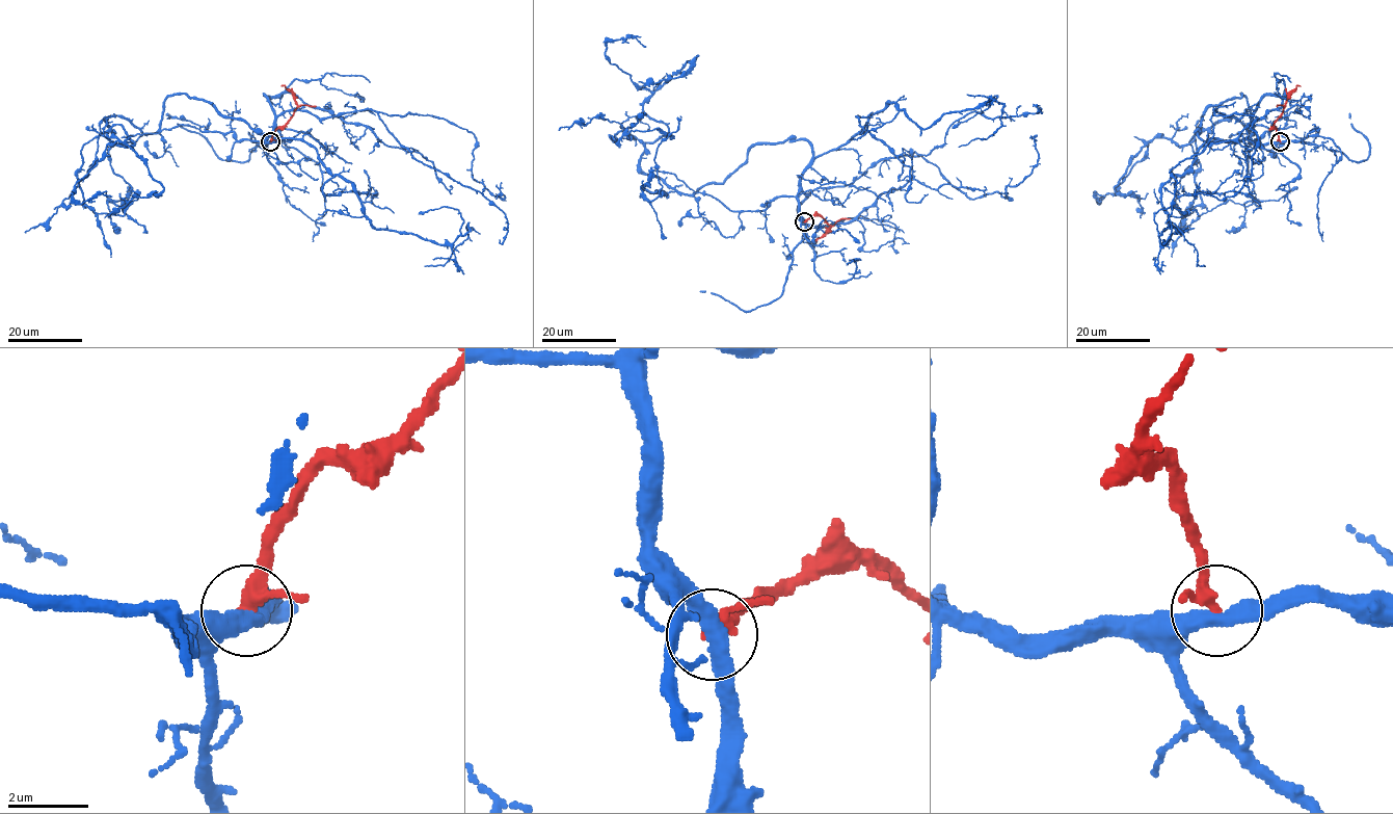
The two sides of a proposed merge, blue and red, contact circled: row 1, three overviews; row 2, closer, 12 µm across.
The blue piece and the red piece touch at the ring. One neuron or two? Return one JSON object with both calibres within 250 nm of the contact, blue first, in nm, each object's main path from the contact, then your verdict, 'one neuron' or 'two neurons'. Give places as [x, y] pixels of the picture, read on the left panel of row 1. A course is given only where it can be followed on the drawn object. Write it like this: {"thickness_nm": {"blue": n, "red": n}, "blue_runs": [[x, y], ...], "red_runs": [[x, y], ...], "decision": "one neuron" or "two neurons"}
{"thickness_nm": {"blue": 400, "red": 280}, "blue_runs": [[270, 141], [184, 94], [166, 98], [156, 132], [110, 115], [134, 143], [109, 138], [163, 187], [105, 217]], "red_runs": [[270, 141], [272, 133], [283, 127], [296, 107], [295, 97], [283, 86]], "decision": "two neurons"}

